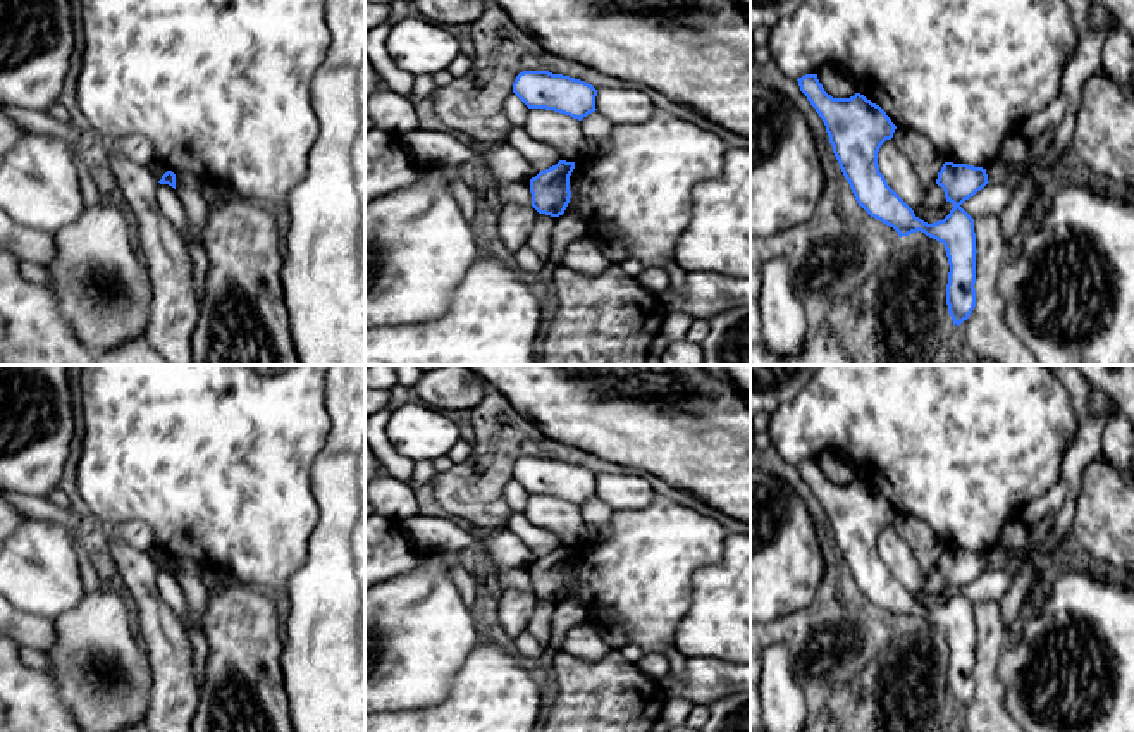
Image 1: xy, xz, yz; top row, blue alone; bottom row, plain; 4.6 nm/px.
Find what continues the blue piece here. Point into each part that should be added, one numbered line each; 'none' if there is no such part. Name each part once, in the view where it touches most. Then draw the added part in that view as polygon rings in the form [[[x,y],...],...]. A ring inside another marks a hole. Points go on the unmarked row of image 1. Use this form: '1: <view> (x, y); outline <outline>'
none

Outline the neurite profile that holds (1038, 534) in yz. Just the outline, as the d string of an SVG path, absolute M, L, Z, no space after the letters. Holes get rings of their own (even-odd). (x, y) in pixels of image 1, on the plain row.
M1048 513L1039 522L1027 527L1022 548L1046 548L1053 527L1055 513Z

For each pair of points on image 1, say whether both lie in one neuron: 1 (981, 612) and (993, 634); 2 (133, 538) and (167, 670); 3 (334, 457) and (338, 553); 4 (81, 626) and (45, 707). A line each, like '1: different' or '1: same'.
1: same
2: different
3: same
4: different

